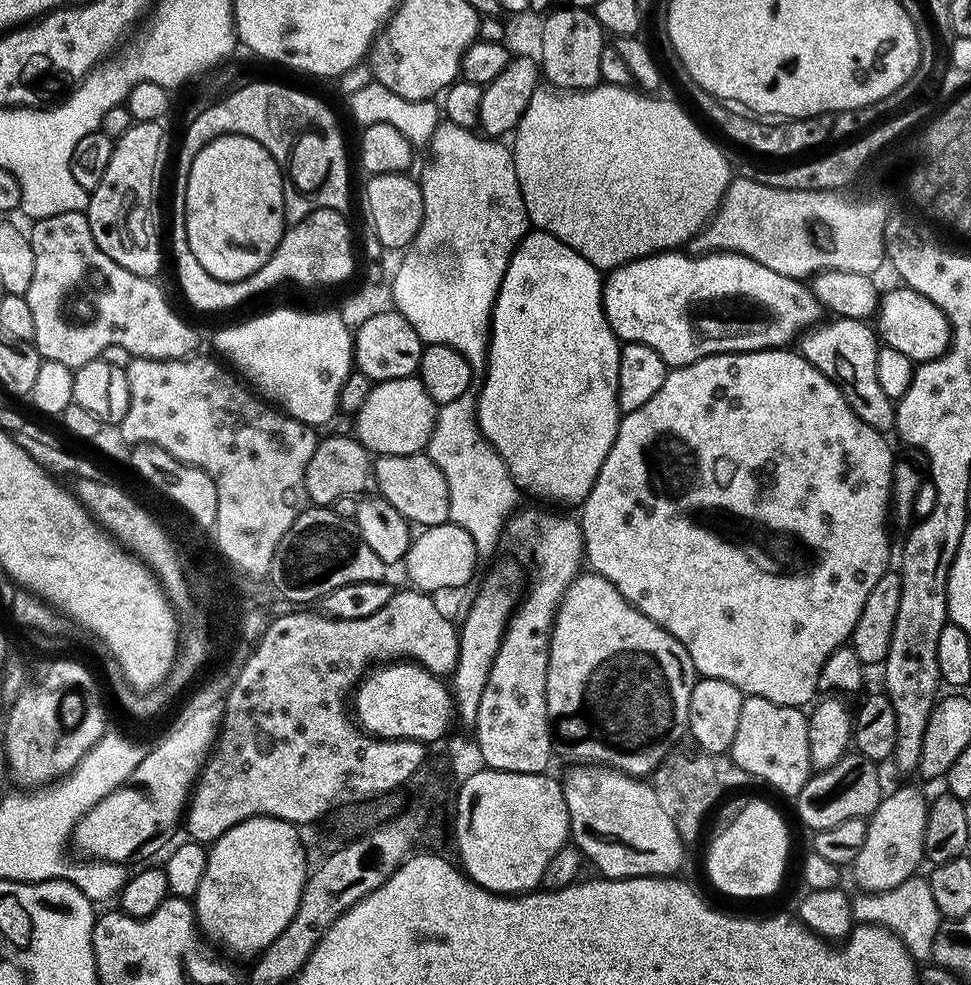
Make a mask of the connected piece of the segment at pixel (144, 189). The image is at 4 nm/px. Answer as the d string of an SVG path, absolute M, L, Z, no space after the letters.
M157 121L133 123L114 143L114 154L102 182L88 197L86 213L93 231L94 240L101 245L118 266L126 266L134 274L145 278L159 277L160 263L164 256L160 253L160 200L156 197L156 187L160 184L160 159L164 156L164 132Z

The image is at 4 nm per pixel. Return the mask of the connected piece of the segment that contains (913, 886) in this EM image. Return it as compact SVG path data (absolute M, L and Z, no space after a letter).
M913 878L885 892L864 892L852 896L852 919L860 924L879 924L888 929L908 948L908 953L917 962L932 959L934 938L938 934L942 917L934 906L934 894L930 894L927 879Z

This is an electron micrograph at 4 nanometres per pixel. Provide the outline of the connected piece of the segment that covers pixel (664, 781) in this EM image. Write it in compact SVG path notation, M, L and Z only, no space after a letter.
M695 746L684 747L673 748L667 758L656 767L654 787L658 802L662 802L662 810L666 810L666 814L670 814L670 818L676 823L681 840L685 845L692 846L692 843L700 836L700 827L703 826L708 811L727 792L753 783L754 777L737 766L727 755L704 752Z

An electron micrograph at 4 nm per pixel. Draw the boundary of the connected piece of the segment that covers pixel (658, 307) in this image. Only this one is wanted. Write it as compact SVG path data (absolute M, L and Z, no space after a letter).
M669 250L657 252L651 256L644 256L640 260L631 260L629 264L622 264L619 268L613 268L607 273L604 280L604 317L608 320L612 332L617 340L634 344L645 344L664 359L669 369L684 368L688 364L698 362L707 356L717 356L727 352L767 352L769 348L784 348L797 339L805 330L817 323L816 312L821 311L820 303L811 287L803 279L783 276L770 267L764 266L754 258L744 256L740 252L711 251L705 255L691 255L684 250Z

